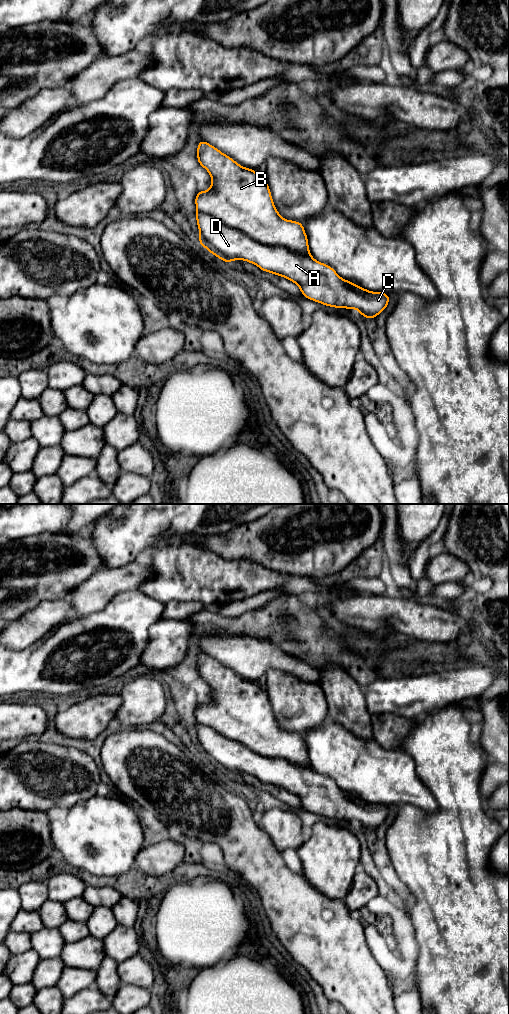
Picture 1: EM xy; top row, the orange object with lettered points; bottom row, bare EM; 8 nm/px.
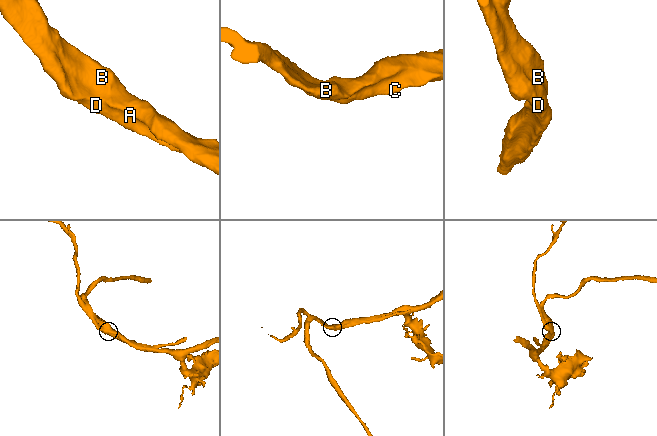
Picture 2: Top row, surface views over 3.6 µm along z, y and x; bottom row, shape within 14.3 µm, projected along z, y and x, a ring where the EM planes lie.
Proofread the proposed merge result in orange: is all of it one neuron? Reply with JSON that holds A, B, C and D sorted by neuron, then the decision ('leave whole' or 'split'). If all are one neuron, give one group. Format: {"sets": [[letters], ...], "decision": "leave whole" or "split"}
{"sets": [["A", "C", "D"], ["B"]], "decision": "split"}

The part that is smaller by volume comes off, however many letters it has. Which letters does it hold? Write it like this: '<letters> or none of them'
A, C, D

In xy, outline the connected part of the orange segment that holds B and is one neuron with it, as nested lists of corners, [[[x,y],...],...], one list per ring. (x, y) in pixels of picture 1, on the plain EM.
[[[203,651],[197,658],[197,672],[199,678],[204,679],[212,691],[210,700],[207,703],[199,702],[195,708],[197,723],[240,742],[258,755],[282,758],[303,767],[311,767],[303,735],[286,732],[278,725],[265,690],[255,682],[241,678]]]

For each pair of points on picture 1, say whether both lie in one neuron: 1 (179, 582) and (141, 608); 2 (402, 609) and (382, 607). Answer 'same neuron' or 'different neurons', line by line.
1: different neurons
2: same neuron

